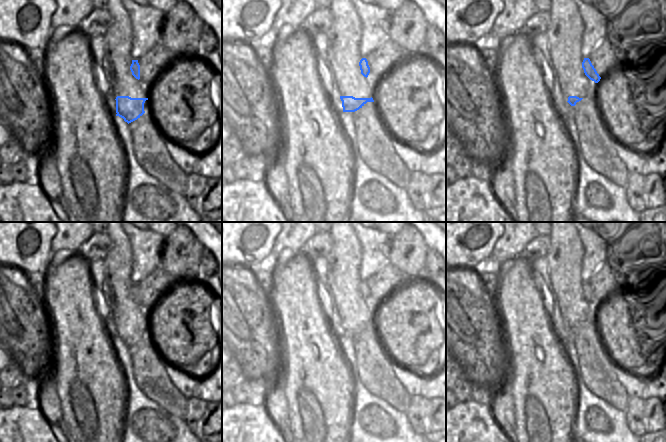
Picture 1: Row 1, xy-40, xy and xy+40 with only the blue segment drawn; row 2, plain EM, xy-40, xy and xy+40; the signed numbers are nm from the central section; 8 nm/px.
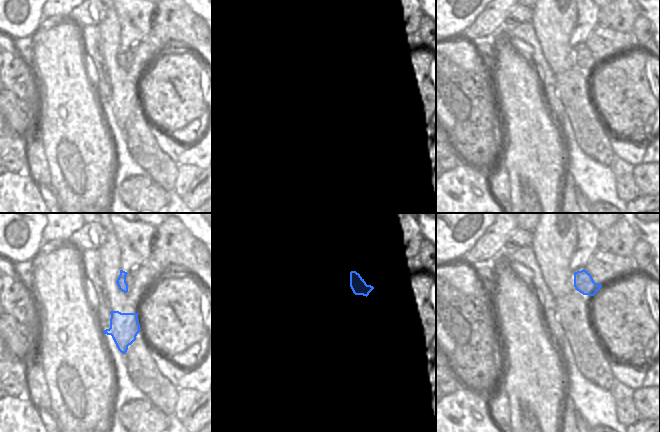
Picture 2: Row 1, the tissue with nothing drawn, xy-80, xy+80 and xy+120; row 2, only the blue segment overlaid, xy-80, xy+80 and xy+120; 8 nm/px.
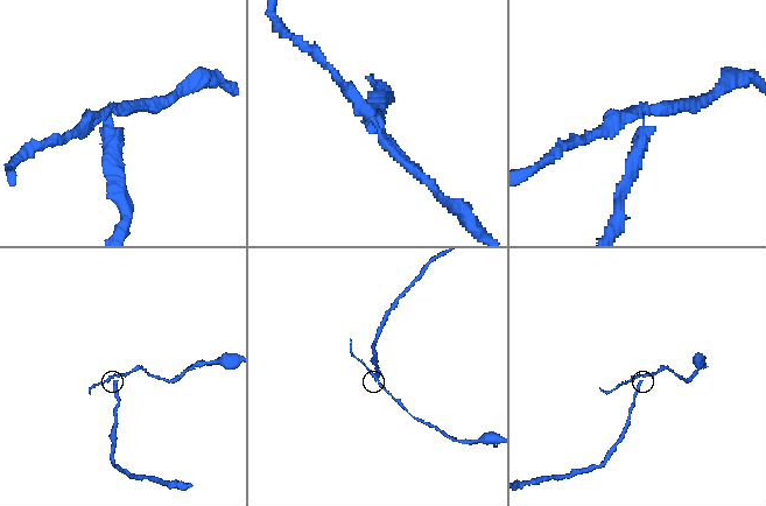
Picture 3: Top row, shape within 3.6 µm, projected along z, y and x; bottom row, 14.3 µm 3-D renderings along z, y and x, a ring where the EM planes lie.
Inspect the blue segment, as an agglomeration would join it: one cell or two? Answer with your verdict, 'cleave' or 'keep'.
cleave

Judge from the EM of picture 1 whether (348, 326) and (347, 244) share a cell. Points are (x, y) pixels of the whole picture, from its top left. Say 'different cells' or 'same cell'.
same cell

